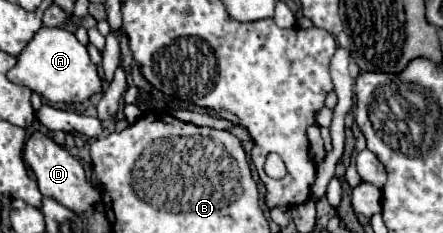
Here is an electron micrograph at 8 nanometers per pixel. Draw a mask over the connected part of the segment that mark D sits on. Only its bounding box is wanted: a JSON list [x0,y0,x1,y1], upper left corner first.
[24,133,100,215]

